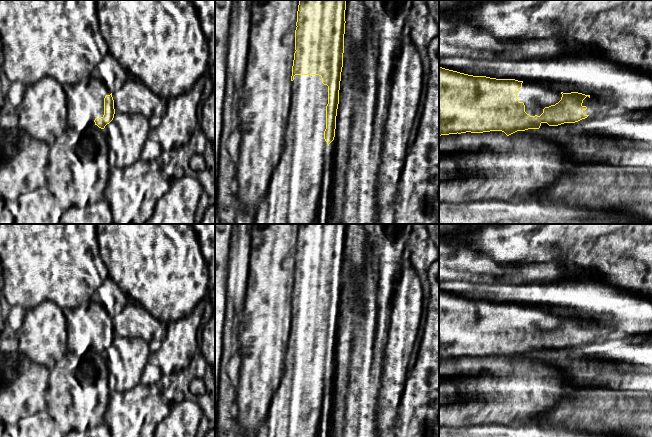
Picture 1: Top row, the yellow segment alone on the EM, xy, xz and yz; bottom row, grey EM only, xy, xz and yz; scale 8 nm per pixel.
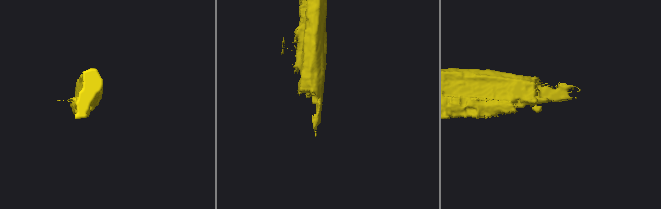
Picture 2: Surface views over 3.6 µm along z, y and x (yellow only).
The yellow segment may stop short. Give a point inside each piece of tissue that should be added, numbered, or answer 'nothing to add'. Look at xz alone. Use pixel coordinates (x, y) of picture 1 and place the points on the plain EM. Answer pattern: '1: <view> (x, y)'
1: xz (304, 368)

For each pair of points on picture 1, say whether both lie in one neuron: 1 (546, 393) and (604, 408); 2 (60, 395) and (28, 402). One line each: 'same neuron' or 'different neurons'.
1: different neurons
2: different neurons

